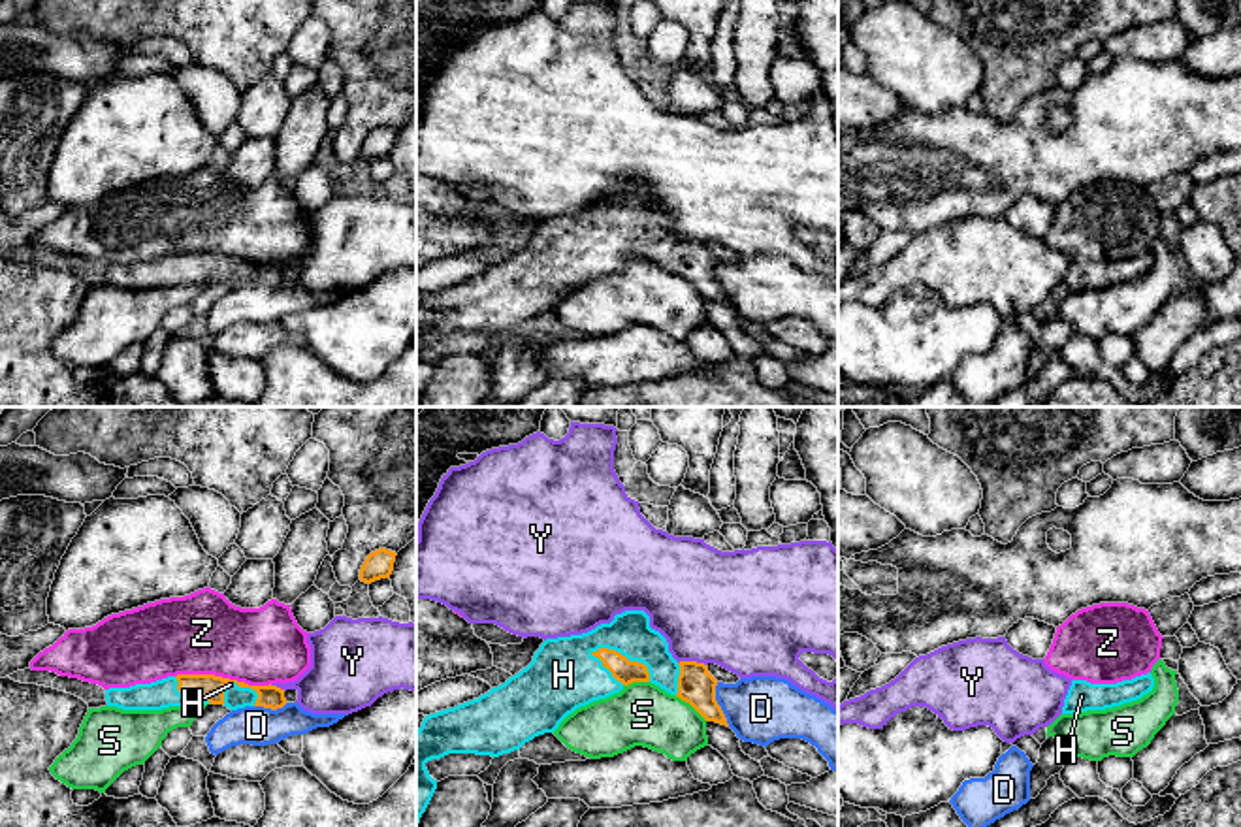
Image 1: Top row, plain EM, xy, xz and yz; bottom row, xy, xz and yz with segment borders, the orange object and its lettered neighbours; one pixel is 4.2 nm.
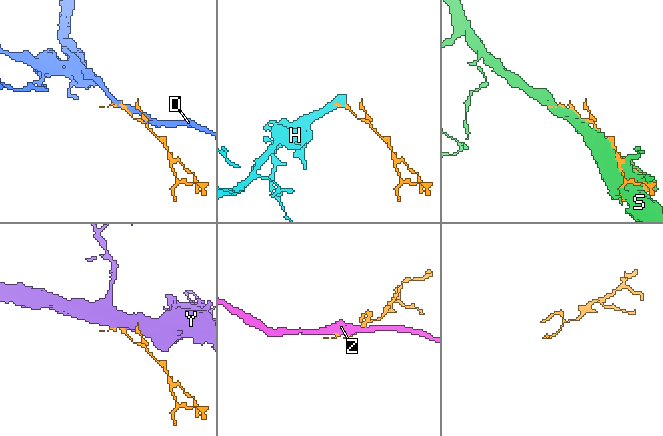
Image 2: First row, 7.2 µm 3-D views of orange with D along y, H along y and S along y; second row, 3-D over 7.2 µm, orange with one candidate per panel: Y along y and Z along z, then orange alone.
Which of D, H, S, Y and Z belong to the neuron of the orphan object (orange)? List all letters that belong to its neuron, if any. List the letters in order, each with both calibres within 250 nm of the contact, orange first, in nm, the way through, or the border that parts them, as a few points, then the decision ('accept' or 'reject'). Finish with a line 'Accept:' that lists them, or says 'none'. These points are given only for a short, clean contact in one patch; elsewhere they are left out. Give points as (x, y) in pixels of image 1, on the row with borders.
D: 160/280 nm | reject
H: 100/280 nm | accept
S: 160/280 nm | reject
Y: 160/480 nm | reject
Z: 110/360 nm | reject
Accept: H

